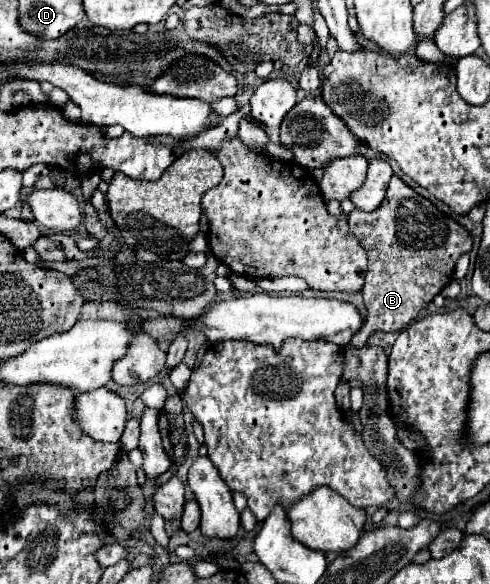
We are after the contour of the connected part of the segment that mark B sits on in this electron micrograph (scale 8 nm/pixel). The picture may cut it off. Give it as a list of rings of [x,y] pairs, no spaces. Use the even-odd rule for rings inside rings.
[[[392,176],[386,198],[374,212],[354,208],[348,224],[368,254],[368,272],[362,290],[368,320],[348,344],[354,348],[362,348],[374,330],[400,332],[410,326],[454,278],[456,260],[472,248],[470,234],[458,222],[416,194],[398,176]]]

